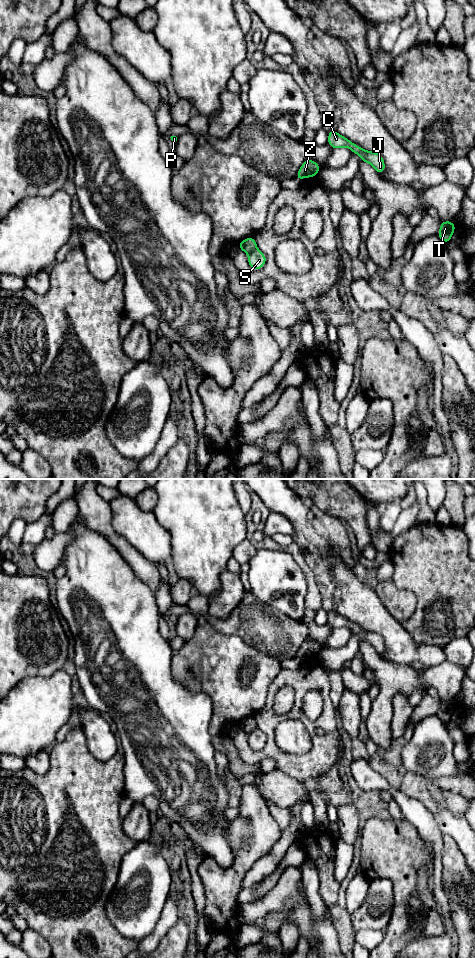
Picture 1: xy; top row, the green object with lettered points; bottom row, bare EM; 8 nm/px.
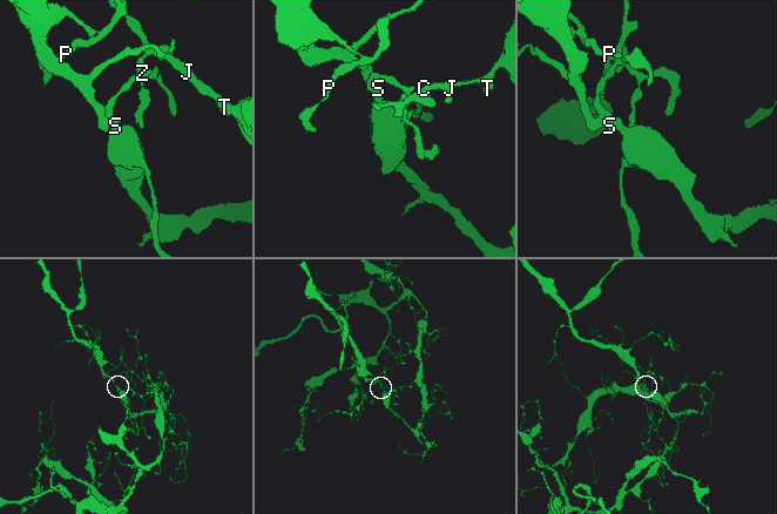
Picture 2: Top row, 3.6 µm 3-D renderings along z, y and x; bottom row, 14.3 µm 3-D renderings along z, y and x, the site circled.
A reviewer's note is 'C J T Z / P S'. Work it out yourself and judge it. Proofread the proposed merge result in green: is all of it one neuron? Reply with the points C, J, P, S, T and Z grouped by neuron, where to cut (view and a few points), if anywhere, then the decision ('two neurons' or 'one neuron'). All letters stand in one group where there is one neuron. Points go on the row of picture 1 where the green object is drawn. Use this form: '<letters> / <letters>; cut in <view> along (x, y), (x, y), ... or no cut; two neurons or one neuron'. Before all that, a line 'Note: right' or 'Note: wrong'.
Note: right
C J T Z / P S; cut in xy along (256, 247), (248, 254); two neurons

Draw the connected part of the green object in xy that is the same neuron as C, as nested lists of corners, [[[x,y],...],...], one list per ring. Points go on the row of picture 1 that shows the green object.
[[[334,129],[328,132],[328,145],[332,147],[332,149],[347,147],[352,153],[361,156],[361,162],[368,162],[379,175],[384,173],[385,171],[385,162],[384,158],[376,152],[365,150],[358,145],[354,144],[346,137],[338,134]]]

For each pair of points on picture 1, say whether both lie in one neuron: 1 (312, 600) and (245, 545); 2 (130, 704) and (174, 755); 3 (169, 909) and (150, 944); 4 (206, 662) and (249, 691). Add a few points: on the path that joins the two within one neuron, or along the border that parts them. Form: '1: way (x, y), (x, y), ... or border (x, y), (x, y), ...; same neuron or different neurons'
1: border (246, 538), (257, 549); different neurons
2: way (143, 717), (143, 724), (161, 742); same neuron
3: way (168, 918), (156, 935); same neuron
4: way (217, 664), (222, 666), (238, 682); same neuron

